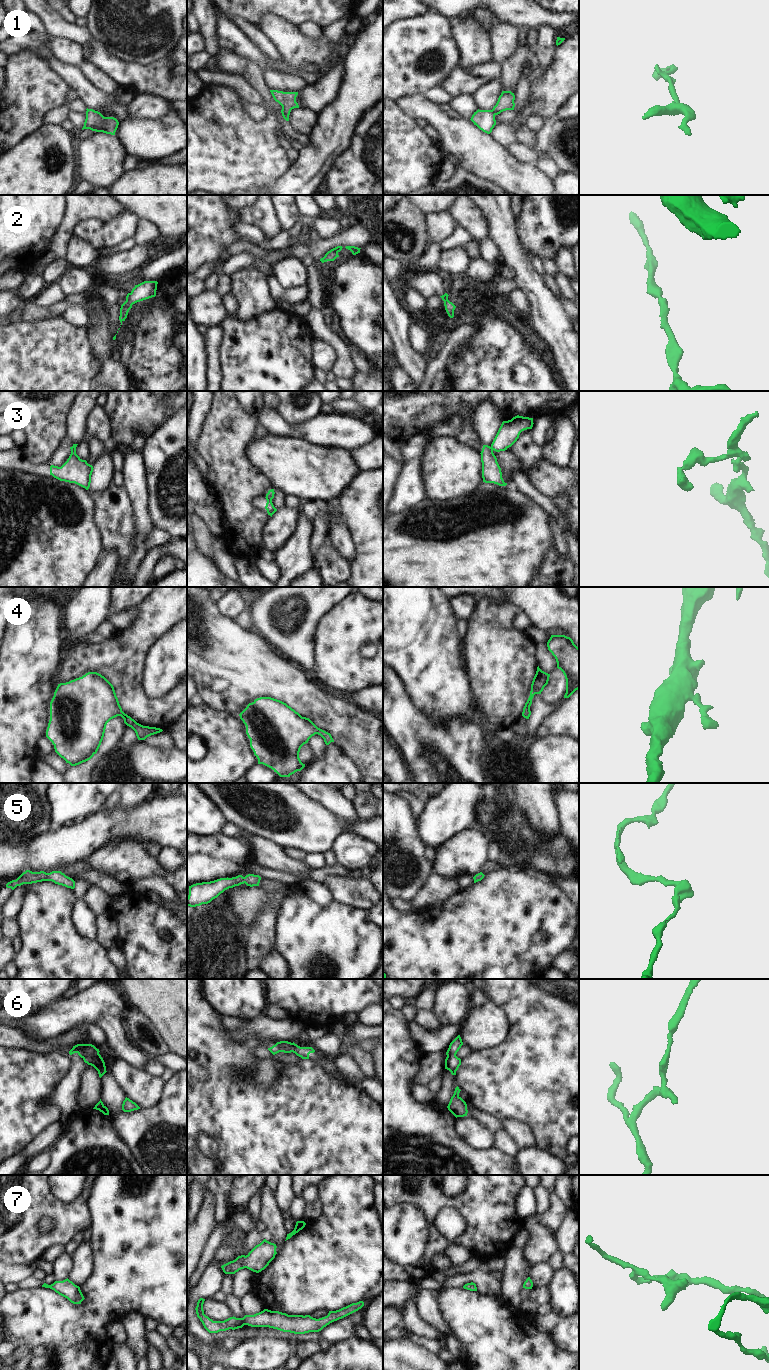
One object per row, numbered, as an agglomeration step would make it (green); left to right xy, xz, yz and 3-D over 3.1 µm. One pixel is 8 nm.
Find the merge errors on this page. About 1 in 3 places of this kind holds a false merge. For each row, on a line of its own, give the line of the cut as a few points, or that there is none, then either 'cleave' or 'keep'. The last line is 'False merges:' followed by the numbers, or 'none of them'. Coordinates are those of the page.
1: no cut | keep
2: no cut | keep
3: xz (267, 499), (271, 500) | cleave
4: no cut | keep
5: no cut | keep
6: xy (99, 1054), (83, 1058) | cleave
7: no cut | keep
False merges: 3, 6

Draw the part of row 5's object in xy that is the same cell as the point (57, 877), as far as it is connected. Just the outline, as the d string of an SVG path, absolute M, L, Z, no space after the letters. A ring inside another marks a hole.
M30 870L23 872L16 880L8 882L6 887L14 890L17 886L21 886L23 884L32 884L42 881L52 881L55 884L62 885L67 888L75 888L75 881L61 871L46 873L44 871L32 872Z

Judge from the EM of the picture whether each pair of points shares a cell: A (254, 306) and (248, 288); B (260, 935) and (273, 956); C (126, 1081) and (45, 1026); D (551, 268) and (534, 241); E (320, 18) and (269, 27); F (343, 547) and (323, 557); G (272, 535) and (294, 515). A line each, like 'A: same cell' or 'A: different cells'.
A: same cell
B: different cells
C: different cells
D: different cells
E: different cells
F: different cells
G: same cell

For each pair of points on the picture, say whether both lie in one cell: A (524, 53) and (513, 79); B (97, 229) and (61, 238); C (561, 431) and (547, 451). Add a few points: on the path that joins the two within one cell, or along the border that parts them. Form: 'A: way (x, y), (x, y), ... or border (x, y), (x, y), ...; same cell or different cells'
A: way (520, 59), (514, 65), (513, 73); same cell
B: border (90, 219), (80, 220), (73, 228), (72, 235); different cells
C: way (561, 436), (552, 446); same cell

